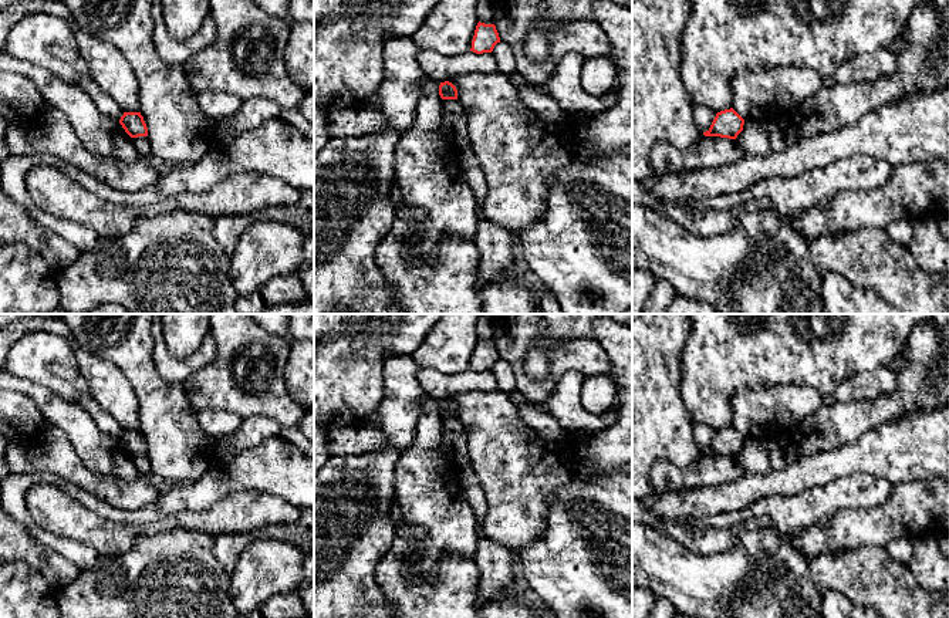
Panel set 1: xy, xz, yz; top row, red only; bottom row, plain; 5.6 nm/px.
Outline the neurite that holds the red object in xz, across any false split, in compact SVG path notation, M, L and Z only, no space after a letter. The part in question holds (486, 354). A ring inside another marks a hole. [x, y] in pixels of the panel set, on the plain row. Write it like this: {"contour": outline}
{"contour": "M479 340L474 348L470 369L476 372L492 371L497 361L500 361L500 355L496 344Z"}

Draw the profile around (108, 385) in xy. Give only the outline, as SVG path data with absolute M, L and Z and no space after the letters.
M80 348L75 358L95 401L124 430L139 430L139 402L121 368Z

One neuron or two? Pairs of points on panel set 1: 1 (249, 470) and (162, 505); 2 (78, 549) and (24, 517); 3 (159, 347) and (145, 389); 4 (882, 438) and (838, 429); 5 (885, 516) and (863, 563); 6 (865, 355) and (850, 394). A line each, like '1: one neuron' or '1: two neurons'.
1: one neuron
2: one neuron
3: two neurons
4: two neurons
5: two neurons
6: two neurons

